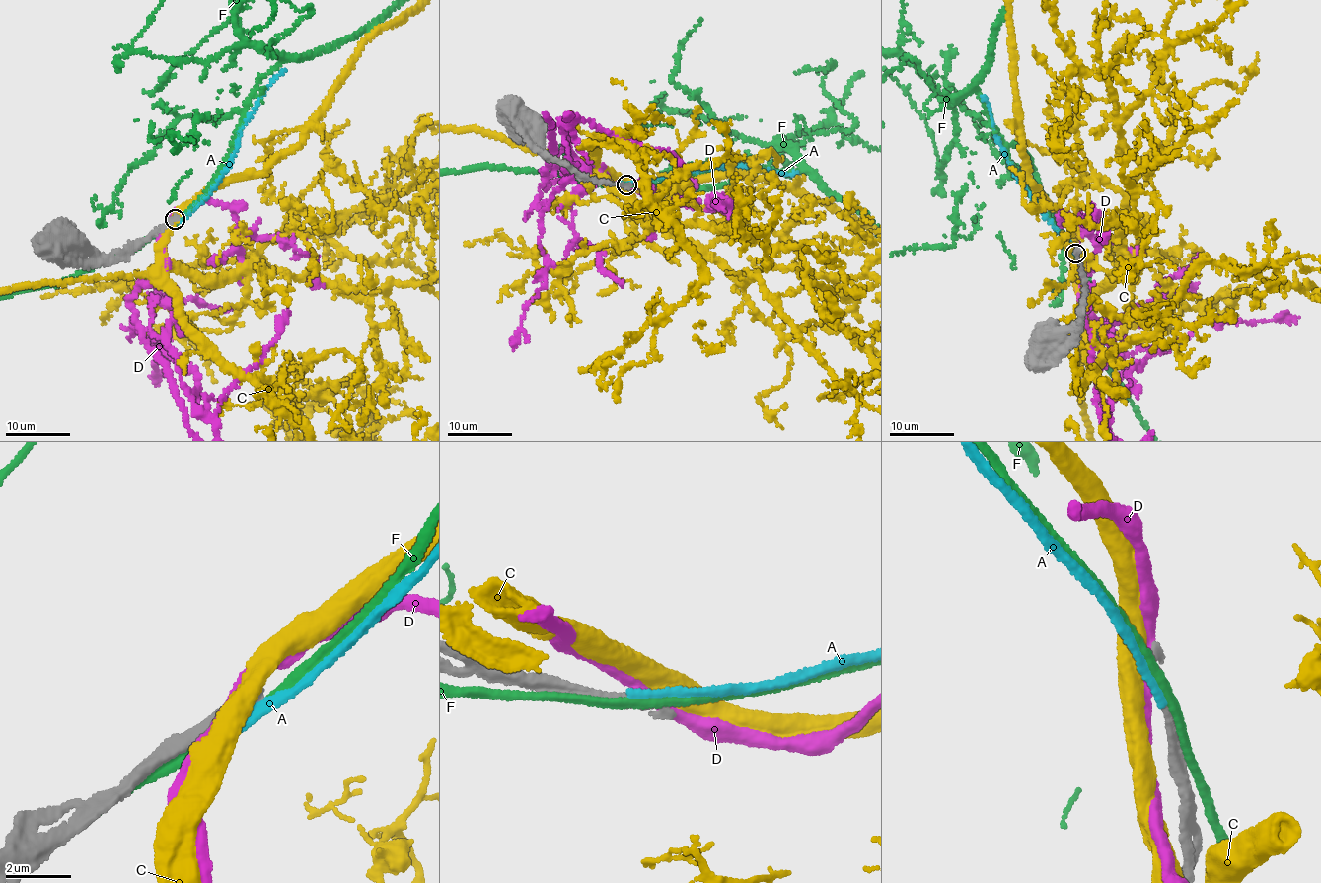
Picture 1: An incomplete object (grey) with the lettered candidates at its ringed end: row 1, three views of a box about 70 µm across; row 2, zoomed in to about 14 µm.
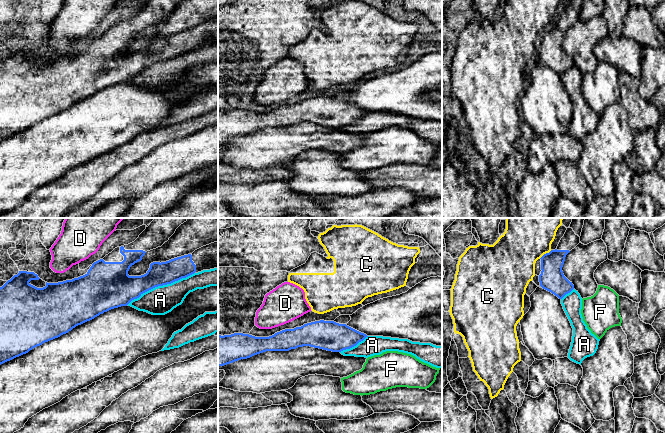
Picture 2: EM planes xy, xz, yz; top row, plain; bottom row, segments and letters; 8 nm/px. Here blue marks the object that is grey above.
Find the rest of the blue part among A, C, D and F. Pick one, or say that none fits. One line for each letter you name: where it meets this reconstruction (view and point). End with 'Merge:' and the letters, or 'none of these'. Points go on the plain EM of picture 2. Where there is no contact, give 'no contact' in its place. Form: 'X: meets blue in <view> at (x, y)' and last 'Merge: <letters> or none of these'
Merge: none of these

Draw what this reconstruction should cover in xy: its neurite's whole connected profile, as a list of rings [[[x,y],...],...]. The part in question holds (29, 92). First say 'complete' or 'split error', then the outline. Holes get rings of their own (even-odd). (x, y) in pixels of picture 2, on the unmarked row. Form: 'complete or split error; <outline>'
split error; [[[150,0],[132,19],[115,24],[92,40],[88,48],[78,54],[58,59],[47,59],[43,64],[31,61],[31,56],[39,56],[34,48],[19,47],[0,63],[0,141],[16,133],[28,129],[33,124],[45,118],[68,109],[73,104],[81,101],[111,85],[127,82],[132,76],[139,74],[143,69],[203,46],[218,44],[218,17],[195,26],[192,30],[171,35],[166,38],[153,38],[146,50],[129,52],[128,47],[132,41],[142,36],[147,27],[161,23],[175,9],[181,0]]]

